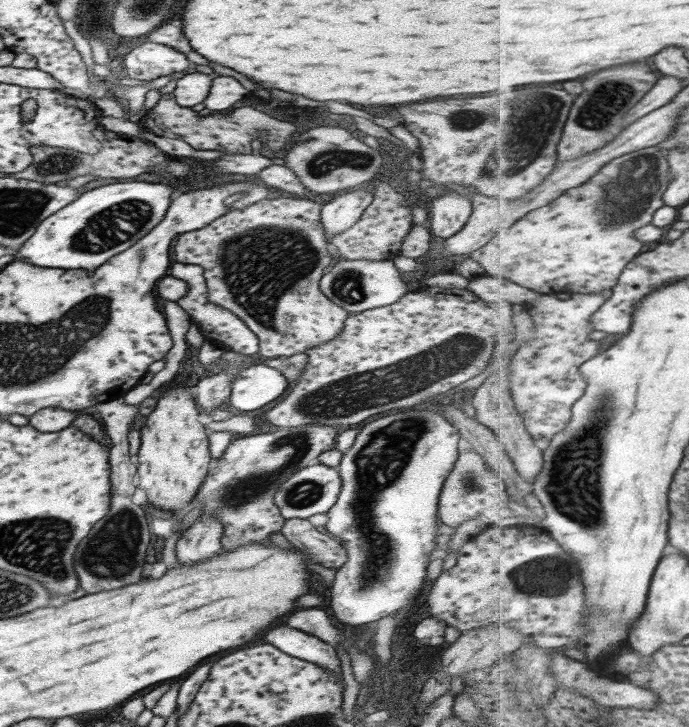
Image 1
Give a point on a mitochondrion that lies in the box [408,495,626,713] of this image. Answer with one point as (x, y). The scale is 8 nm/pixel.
(547, 578)

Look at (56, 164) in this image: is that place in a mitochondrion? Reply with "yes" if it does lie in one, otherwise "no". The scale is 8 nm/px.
yes

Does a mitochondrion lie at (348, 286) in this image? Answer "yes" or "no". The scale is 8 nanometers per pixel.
yes

